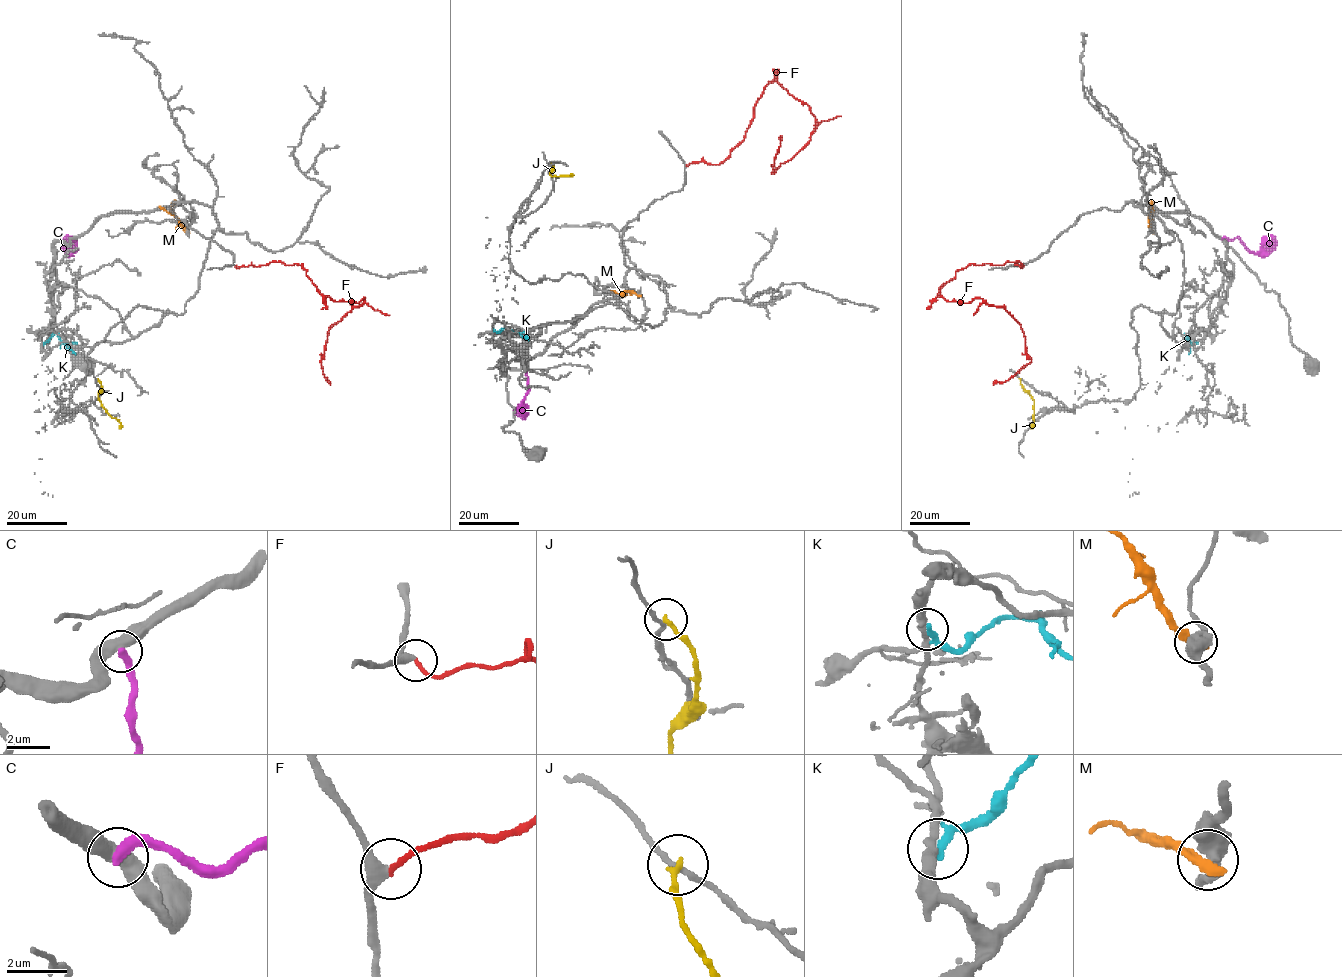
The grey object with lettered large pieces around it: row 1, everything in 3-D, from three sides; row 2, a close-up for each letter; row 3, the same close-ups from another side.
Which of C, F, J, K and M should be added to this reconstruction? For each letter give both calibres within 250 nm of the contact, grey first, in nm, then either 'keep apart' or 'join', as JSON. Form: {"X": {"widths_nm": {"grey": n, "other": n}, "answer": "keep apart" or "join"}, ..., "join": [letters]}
{"C": {"widths_nm": {"grey": 500, "other": 400}, "answer": "keep apart"}, "F": {"widths_nm": {"grey": 360, "other": 190}, "answer": "join"}, "J": {"widths_nm": {"grey": 170, "other": 190}, "answer": "keep apart"}, "K": {"widths_nm": {"grey": 320, "other": 240}, "answer": "keep apart"}, "M": {"widths_nm": {"grey": 500, "other": 400}, "answer": "keep apart"}, "join": ["F"]}

